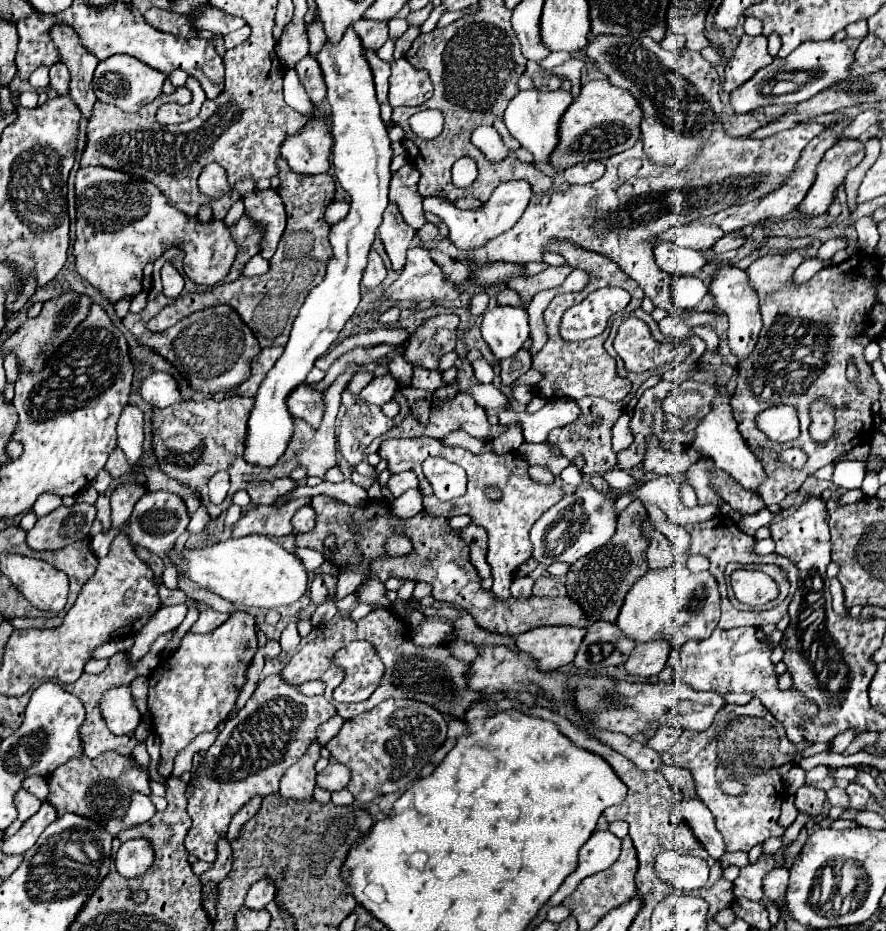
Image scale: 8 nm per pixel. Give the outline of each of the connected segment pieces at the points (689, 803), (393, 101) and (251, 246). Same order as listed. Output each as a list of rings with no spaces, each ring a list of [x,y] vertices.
[[[680,792],[680,800],[682,800],[680,804],[682,816],[688,822],[688,826],[694,830],[694,836],[702,842],[702,846],[708,850],[708,854],[714,860],[720,860],[726,854],[726,844],[716,828],[716,818],[698,798]]]
[[[406,58],[392,62],[390,74],[390,106],[420,106],[432,96],[430,76],[414,68]]]
[[[242,214],[242,218],[236,224],[228,226],[228,230],[230,230],[232,238],[236,240],[238,254],[236,254],[236,260],[232,264],[232,270],[224,278],[224,282],[232,282],[232,280],[236,280],[242,274],[244,264],[254,254],[258,254],[258,244],[262,242],[262,228],[258,228],[258,224],[254,224],[254,220],[250,220],[246,214]]]

